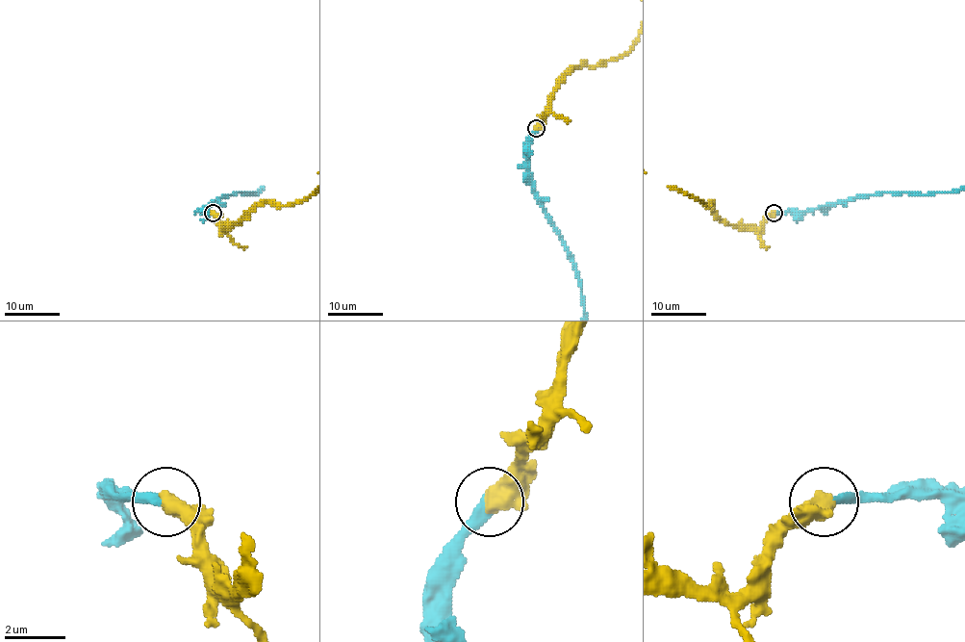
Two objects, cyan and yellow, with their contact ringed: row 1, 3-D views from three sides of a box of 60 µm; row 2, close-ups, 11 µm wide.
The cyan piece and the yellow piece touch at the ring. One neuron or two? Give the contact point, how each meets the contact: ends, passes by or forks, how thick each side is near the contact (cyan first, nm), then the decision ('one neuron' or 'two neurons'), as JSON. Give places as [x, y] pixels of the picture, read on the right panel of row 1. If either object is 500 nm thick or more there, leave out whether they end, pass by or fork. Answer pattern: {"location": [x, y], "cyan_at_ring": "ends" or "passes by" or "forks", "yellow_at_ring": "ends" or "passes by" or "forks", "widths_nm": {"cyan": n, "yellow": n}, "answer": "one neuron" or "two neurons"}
{"location": [774, 213], "widths_nm": {"cyan": 340, "yellow": 650}, "answer": "one neuron"}

